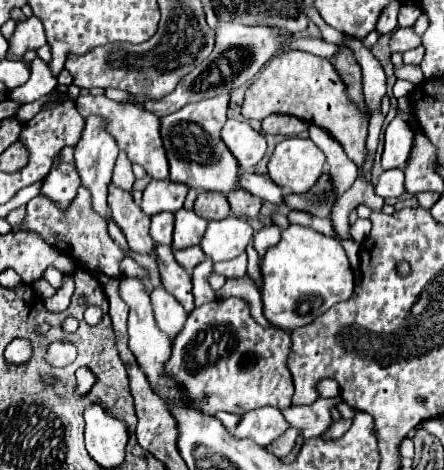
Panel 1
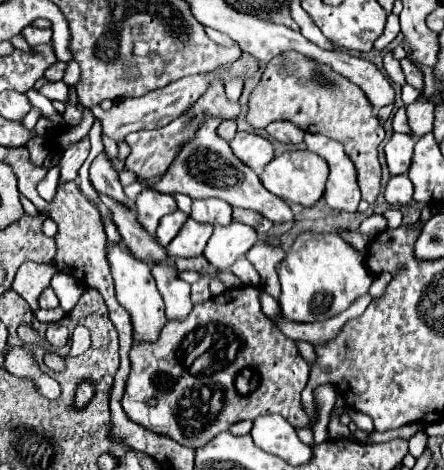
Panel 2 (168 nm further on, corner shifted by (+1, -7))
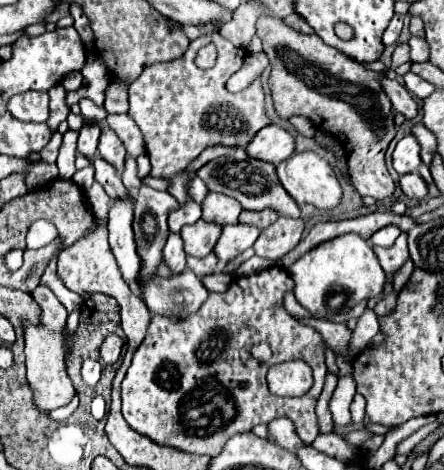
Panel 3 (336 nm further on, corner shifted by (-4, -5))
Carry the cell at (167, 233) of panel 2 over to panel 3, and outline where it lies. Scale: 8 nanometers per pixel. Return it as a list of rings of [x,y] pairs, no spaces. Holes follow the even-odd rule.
[[[188,201],[180,209],[176,209],[176,211],[170,213],[170,217],[168,217],[170,233],[178,233],[184,225],[192,225],[198,219],[200,219],[200,205],[194,203],[194,201]]]

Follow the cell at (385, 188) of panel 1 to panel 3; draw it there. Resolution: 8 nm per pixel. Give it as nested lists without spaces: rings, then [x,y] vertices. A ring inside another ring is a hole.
[[[406,173],[400,177],[400,187],[404,191],[406,197],[410,199],[422,199],[428,193],[428,187],[424,185],[424,181],[420,179],[418,173]]]

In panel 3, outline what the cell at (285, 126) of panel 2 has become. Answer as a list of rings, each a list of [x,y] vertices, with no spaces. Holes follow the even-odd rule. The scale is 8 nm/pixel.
[[[290,117],[288,121],[290,121],[290,123],[294,125],[294,129],[296,129],[298,133],[302,133],[304,137],[314,137],[316,129],[314,129],[314,125],[312,125],[308,119],[304,119],[304,117]]]

